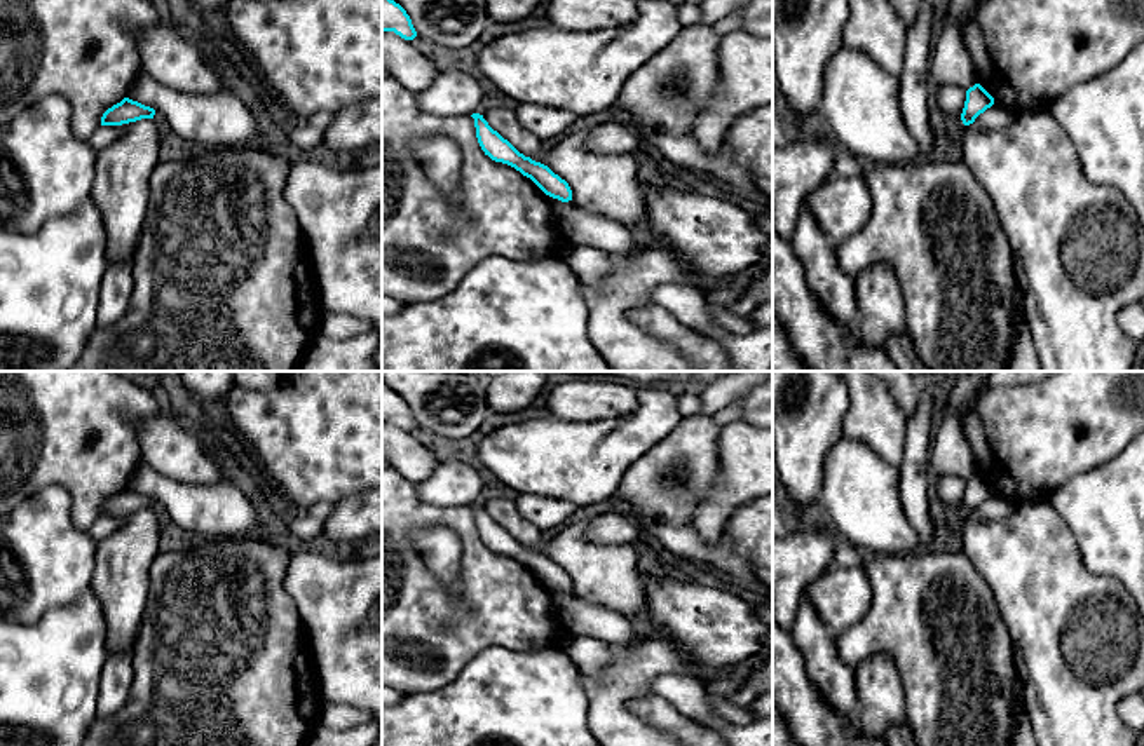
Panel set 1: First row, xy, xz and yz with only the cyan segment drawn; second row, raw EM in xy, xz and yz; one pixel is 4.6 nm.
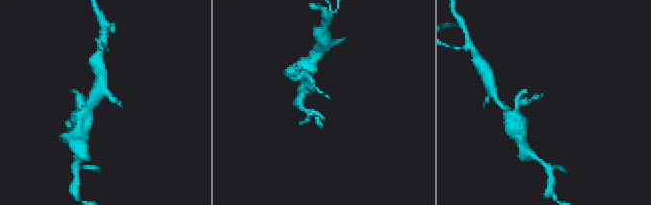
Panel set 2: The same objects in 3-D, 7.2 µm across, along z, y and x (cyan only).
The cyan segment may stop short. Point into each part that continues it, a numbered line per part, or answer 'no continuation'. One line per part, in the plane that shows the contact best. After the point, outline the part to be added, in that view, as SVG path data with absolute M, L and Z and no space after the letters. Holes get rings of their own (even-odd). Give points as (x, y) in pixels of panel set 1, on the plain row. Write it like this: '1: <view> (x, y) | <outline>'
no continuation

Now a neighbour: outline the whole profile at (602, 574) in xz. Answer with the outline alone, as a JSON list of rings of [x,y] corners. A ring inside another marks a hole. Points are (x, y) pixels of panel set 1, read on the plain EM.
[[[591,519],[569,525],[555,539],[530,549],[548,556],[555,565],[569,573],[572,580],[572,591],[577,598],[605,607],[635,622],[642,622],[645,612],[645,596],[642,593],[644,575],[637,566],[637,542],[626,542],[619,546],[591,542],[586,537],[589,523]]]

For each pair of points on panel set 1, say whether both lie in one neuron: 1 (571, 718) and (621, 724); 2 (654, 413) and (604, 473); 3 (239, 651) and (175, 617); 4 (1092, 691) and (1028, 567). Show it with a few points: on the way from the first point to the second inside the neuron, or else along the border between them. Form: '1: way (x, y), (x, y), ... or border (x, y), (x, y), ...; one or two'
1: border (579, 680), (586, 696), (586, 720), (590, 727); two
2: way (640, 427), (609, 459); one
3: way (224, 645), (196, 617), (190, 617); one
4: way (1061, 659), (1040, 638), (1040, 598); one

